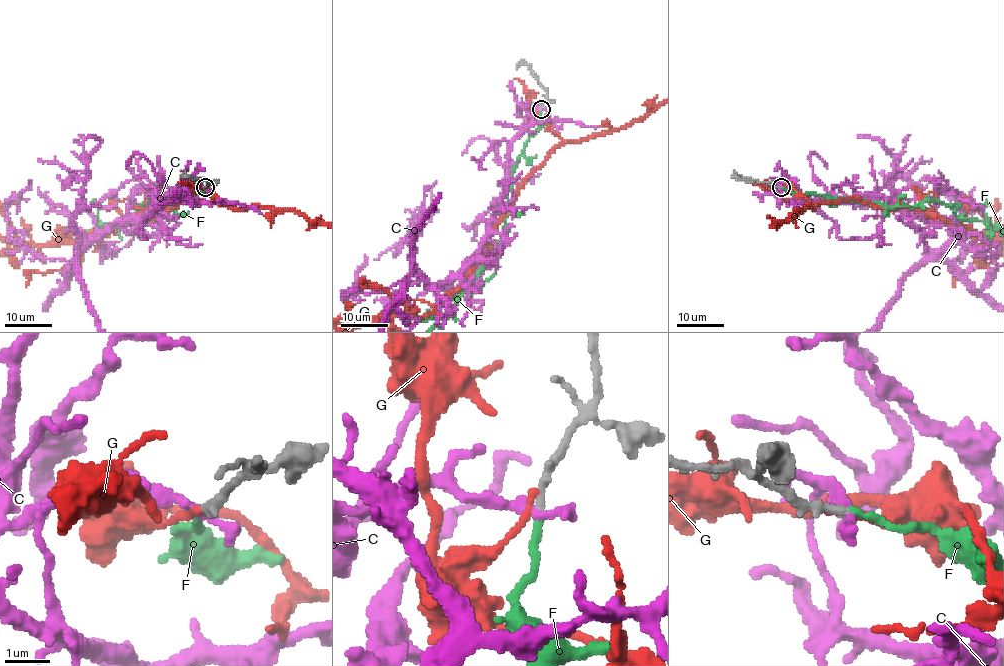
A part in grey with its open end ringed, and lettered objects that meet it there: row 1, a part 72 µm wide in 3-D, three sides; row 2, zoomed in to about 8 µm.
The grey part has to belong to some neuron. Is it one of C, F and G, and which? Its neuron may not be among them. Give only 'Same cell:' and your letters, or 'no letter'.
Same cell: F

